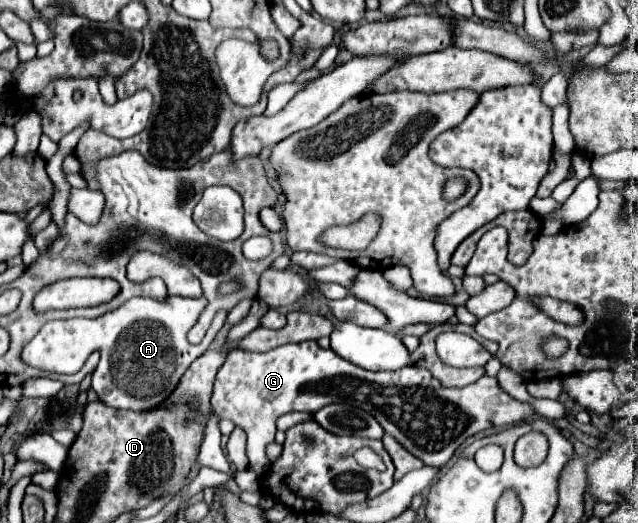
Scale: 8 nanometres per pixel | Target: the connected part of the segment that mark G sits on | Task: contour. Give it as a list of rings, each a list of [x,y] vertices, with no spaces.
[[[317,341],[289,343],[277,349],[271,349],[267,353],[253,353],[243,349],[229,351],[225,363],[221,365],[217,373],[215,389],[211,397],[211,405],[221,419],[231,419],[237,427],[245,429],[249,469],[253,469],[259,477],[263,477],[265,471],[269,471],[271,467],[271,461],[265,455],[265,447],[275,441],[275,421],[289,411],[315,413],[321,407],[331,403],[349,403],[371,413],[383,425],[385,433],[395,437],[409,453],[423,459],[423,463],[431,467],[443,467],[467,437],[473,437],[487,429],[497,431],[503,427],[511,427],[511,425],[517,425],[519,421],[535,417],[535,409],[529,403],[517,401],[509,393],[505,393],[499,387],[495,377],[485,375],[483,379],[467,387],[445,389],[423,367],[411,365],[411,367],[403,367],[403,371],[367,371],[345,361],[333,349],[321,349]]]

